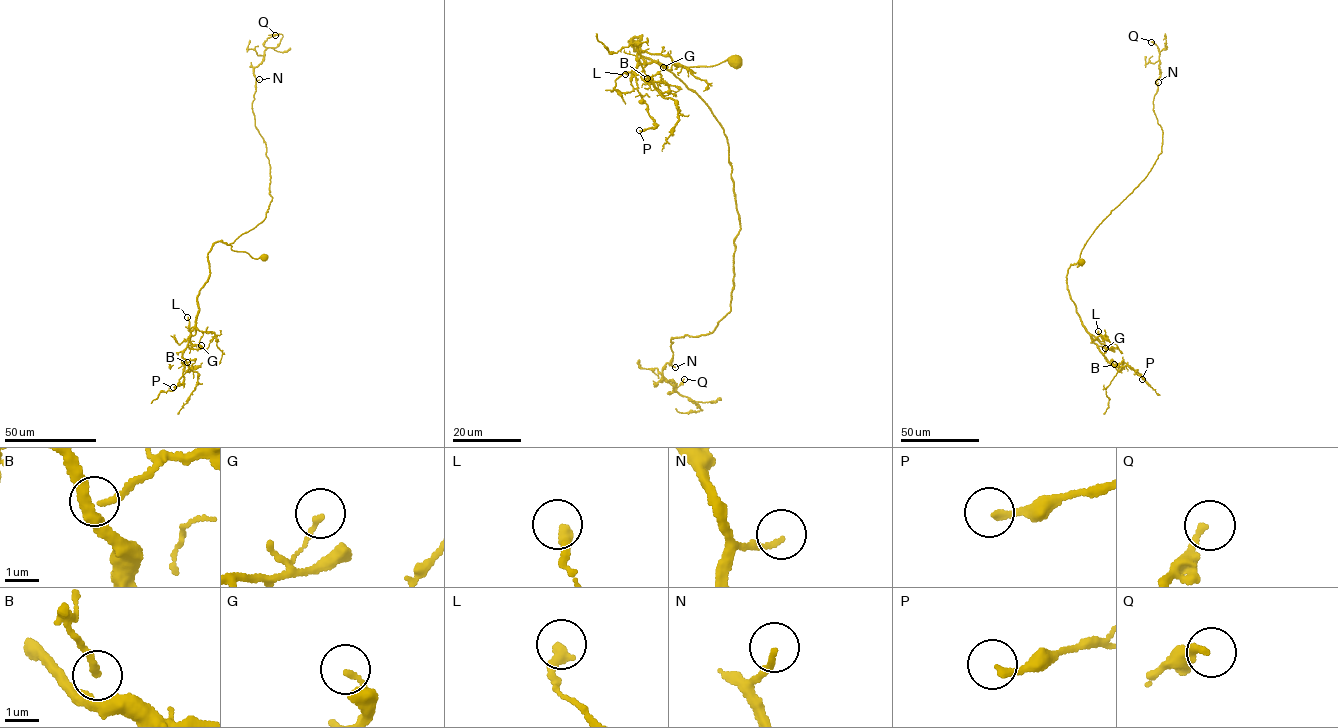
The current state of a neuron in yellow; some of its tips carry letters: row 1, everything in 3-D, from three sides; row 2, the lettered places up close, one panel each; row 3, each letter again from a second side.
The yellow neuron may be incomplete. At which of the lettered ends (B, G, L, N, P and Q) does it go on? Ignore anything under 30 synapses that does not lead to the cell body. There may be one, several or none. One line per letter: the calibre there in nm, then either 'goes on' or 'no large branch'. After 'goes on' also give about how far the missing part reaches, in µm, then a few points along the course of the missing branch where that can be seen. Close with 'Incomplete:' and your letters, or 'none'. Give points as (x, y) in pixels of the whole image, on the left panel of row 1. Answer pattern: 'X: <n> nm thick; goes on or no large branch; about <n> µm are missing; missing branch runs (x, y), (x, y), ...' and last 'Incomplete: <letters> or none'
B: 130 nm thick; no large branch
G: 140 nm thick; no large branch
L: 320 nm thick; no large branch
N: 150 nm thick; no large branch
P: 200 nm thick; no large branch
Q: 190 nm thick; goes on; about 25 µm are missing; missing branch runs (275, 35), (306, 17)
Incomplete: Q

